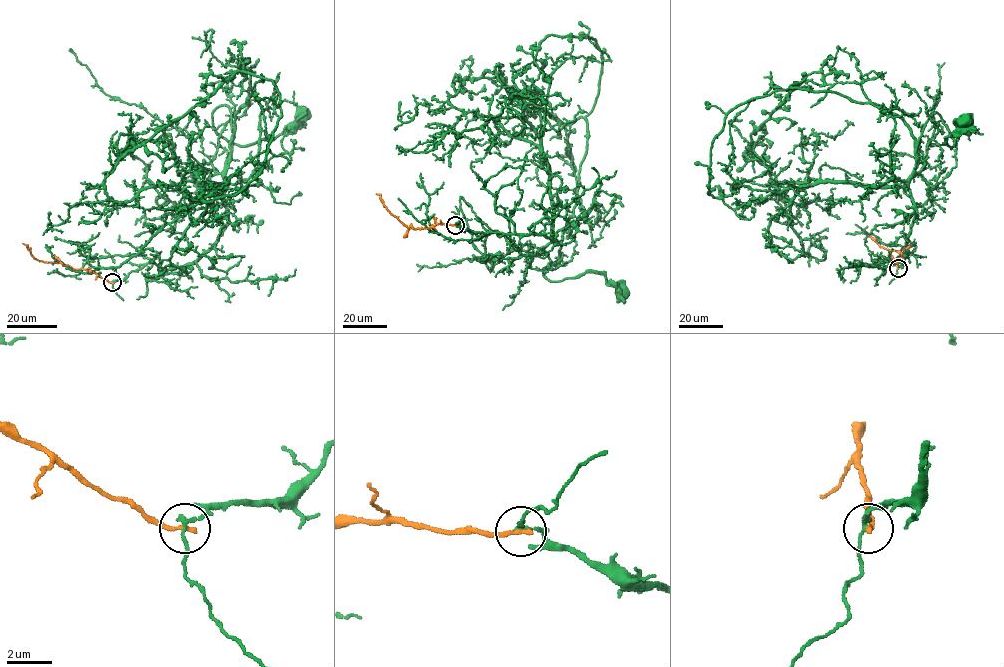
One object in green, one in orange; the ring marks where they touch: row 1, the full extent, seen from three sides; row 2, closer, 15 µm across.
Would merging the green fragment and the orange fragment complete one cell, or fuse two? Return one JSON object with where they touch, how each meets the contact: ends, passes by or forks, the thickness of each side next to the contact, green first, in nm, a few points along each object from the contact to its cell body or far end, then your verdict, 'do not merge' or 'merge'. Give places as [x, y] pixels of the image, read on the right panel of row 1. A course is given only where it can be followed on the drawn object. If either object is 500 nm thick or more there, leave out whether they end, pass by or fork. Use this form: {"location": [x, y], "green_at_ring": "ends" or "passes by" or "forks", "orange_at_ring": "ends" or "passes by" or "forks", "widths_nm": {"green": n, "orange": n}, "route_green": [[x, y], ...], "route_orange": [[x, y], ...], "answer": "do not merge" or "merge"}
{"location": [898, 268], "green_at_ring": "passes by", "orange_at_ring": "ends", "widths_nm": {"green": 160, "orange": 220}, "route_green": [[897, 268], [916, 214], [909, 179], [925, 122], [937, 113], [954, 139], [951, 148], [945, 140], [966, 120]], "route_orange": [[898, 268], [897, 259], [902, 253], [882, 247], [867, 234]], "answer": "do not merge"}

